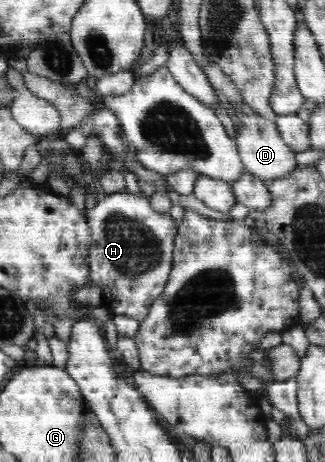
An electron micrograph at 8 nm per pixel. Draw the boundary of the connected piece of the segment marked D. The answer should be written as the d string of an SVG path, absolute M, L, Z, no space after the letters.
M248 104L228 105L234 108L238 115L240 130L236 130L235 144L243 163L243 169L268 182L288 175L296 169L296 152L282 139L276 124L259 115Z

